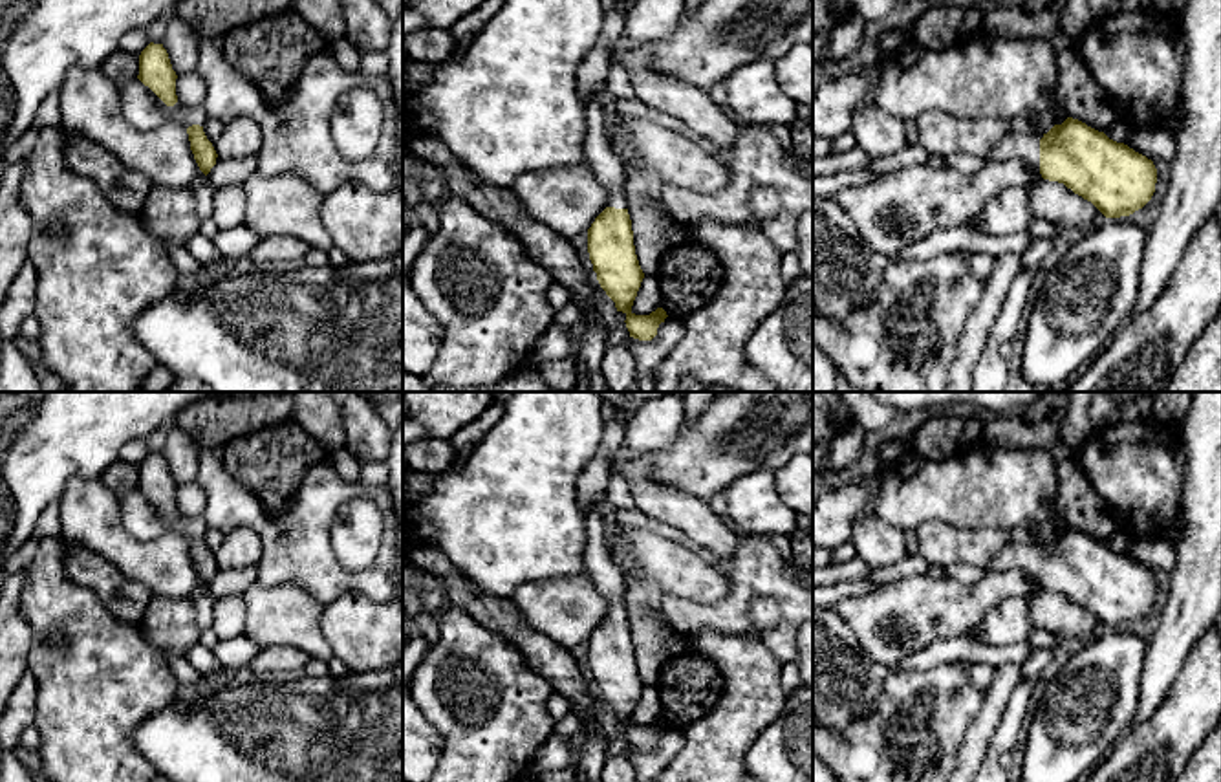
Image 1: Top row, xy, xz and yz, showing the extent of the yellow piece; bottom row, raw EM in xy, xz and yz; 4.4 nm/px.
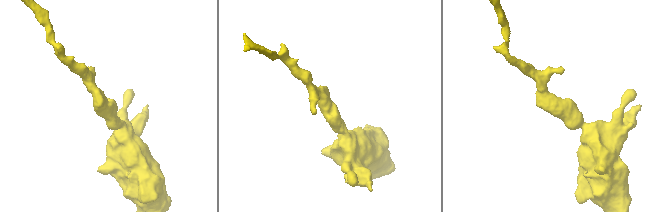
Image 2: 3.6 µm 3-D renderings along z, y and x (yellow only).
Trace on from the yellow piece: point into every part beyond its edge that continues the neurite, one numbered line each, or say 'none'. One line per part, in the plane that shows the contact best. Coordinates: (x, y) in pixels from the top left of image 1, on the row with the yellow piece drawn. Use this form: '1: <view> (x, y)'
1: yz (1026, 147)

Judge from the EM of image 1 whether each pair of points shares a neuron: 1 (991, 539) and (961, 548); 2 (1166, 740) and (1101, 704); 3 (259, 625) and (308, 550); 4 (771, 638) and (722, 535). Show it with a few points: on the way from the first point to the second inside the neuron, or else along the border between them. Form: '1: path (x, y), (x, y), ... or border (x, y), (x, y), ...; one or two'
1: path (983, 544), (969, 546); one
2: border (1132, 724), (1102, 757); two
3: border (257, 583), (302, 585), (324, 605); two
4: border (738, 535), (729, 555), (716, 555), (691, 539); two

